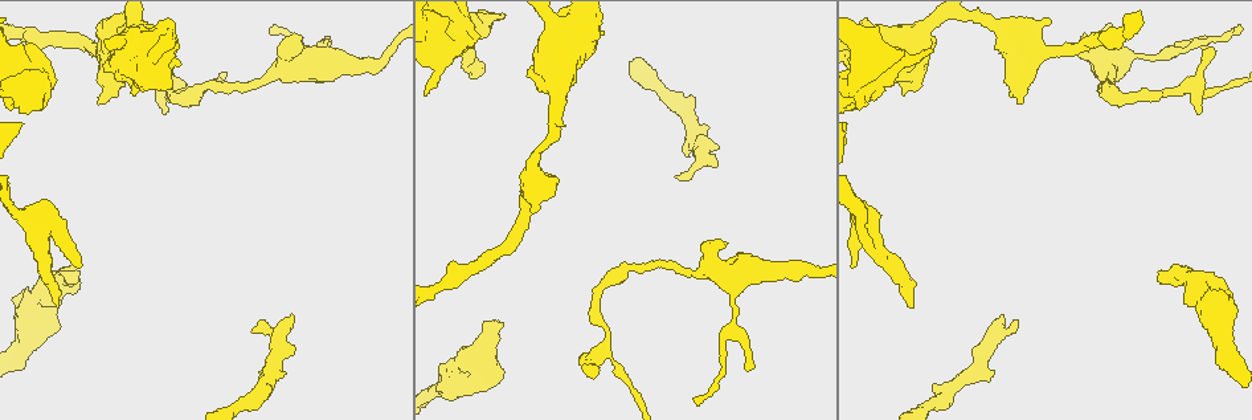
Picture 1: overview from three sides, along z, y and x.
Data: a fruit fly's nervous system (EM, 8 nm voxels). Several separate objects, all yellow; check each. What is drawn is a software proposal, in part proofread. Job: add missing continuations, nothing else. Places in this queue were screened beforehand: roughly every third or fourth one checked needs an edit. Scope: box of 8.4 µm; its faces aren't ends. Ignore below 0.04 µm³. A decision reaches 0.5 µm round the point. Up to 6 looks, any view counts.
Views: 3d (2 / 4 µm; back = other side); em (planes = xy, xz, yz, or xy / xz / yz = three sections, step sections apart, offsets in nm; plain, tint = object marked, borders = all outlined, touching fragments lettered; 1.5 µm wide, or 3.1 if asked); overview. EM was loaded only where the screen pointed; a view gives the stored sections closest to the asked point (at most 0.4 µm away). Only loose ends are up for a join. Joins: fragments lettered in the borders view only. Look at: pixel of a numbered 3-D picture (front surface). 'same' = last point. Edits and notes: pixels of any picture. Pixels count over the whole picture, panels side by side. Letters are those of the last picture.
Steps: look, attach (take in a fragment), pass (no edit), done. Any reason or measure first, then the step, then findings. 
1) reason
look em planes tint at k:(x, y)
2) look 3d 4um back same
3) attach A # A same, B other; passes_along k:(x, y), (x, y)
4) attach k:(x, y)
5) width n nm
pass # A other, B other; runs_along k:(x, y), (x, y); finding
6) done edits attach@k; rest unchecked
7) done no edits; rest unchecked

branch stops here
look 3d 4um at 1:(1224, 289)

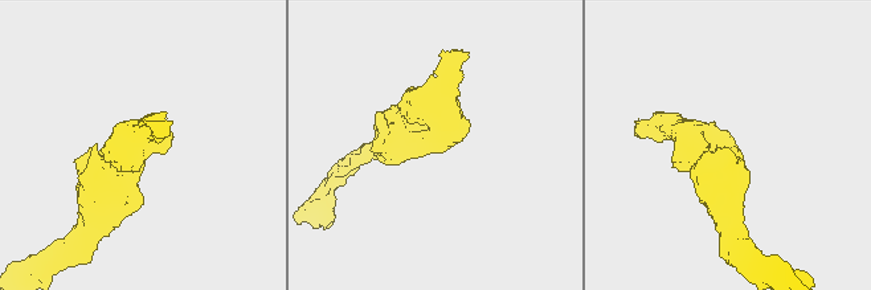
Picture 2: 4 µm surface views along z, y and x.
need the tissue
look em xz step 4 borders at 2:(149, 149)

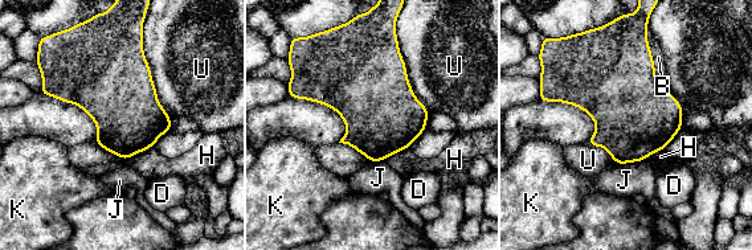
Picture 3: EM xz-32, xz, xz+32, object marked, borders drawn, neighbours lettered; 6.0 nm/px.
another direction
look em planes borders same

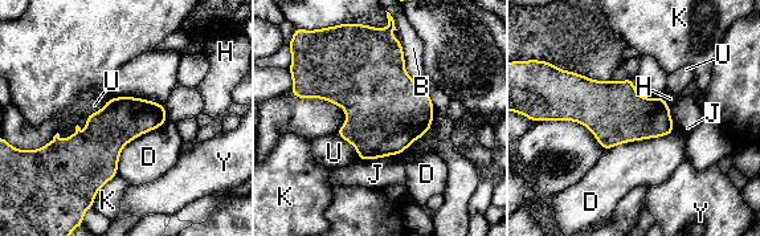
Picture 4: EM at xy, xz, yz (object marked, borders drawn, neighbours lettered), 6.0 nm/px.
longest_contact D 460 nm
pass # B other, D other, H other, J other, K other, U other, Y other; border 4:(675, 127), (604, 151); no lettered fragment goes on from it

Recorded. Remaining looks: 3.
look 3d 4um back at 1:(1209, 50)

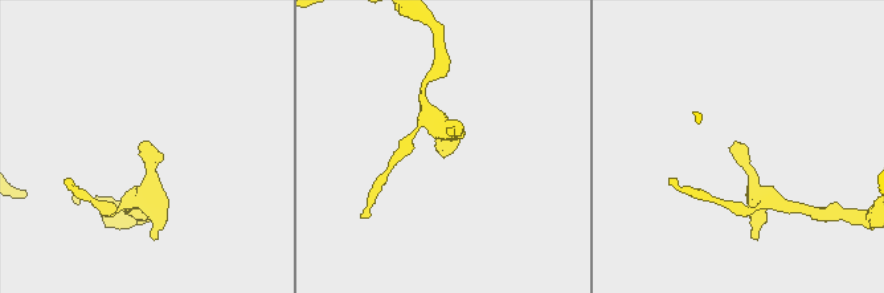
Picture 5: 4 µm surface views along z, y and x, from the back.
look em yz step 8 borders at 5:(439, 149)

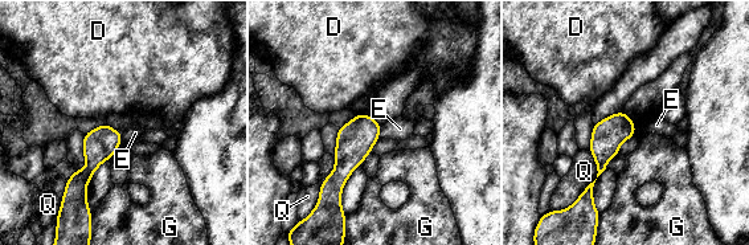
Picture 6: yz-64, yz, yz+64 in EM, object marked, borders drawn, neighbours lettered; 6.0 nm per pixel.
width 110 nm
pass # D other, E other, G other, Q other; border 6:(634, 122), (635, 135); none of them fits

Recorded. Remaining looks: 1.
done no edits; rest unchecked

